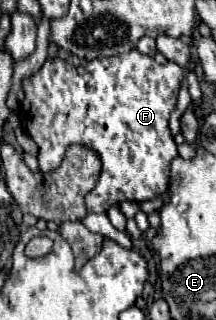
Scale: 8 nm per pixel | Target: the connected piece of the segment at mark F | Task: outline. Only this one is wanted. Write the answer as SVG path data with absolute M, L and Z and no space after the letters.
M136 48L132 52L88 62L82 76L76 67L65 60L46 60L46 64L34 76L24 80L26 98L19 111L23 127L38 144L40 170L54 170L70 144L84 144L94 148L102 160L100 180L96 188L86 196L88 212L100 214L106 212L108 206L116 206L124 200L144 202L162 196L170 186L170 162L178 156L174 136L168 128L168 118L176 108L182 80L184 70L178 64L156 64L150 56L144 56Z

